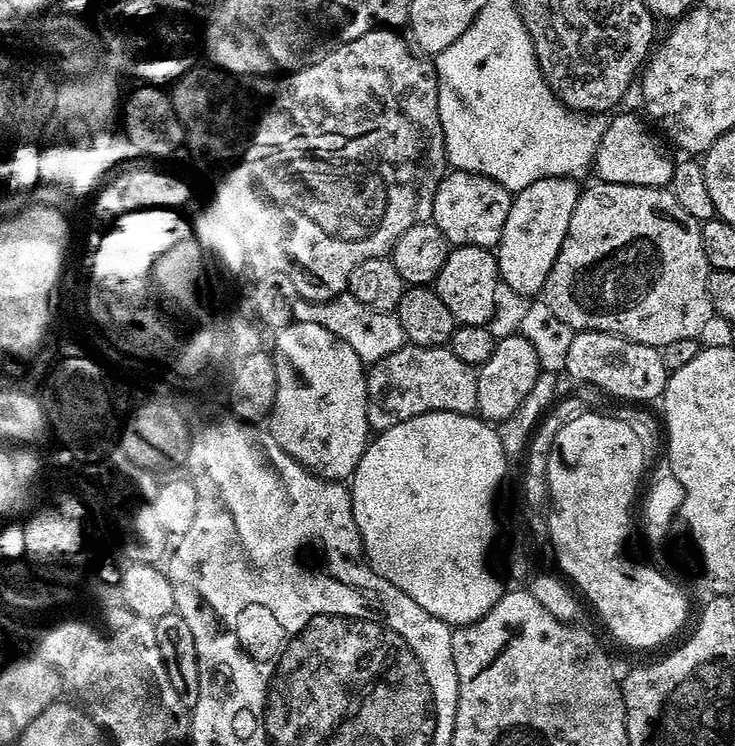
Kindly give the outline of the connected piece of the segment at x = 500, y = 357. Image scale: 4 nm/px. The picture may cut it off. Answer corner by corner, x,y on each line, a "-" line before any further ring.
521,334
501,335
494,346
494,354
479,365
476,381
478,382
478,402
476,412
489,422
499,422
510,418
537,391
542,380
542,369
534,346

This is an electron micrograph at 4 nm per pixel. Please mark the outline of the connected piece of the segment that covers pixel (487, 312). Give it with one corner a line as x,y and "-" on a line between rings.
461,244
449,251
442,270
436,275
434,287
438,298
446,302
450,314
454,314
457,325
491,325
496,312
496,291
501,291
500,268
496,265
496,253
482,246

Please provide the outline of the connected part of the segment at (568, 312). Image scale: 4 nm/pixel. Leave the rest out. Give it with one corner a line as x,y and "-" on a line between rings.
595,183
581,191
578,202
574,206
574,214
570,214
570,230
562,242
558,258
554,258
554,266
544,283
542,300
562,322
576,332
609,332
612,336
623,336
624,339
632,340
635,344
645,344
657,350
666,347
670,342
678,342
678,338
699,337
700,331
707,326
708,319
713,319
714,316
708,293
710,269
706,250
702,246
701,221
690,218
690,214
686,214
686,210
678,206
678,198
674,198
674,194
669,192
667,187

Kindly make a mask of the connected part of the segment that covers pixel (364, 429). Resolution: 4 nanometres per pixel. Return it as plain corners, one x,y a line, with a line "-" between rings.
295,321
287,324
284,328
279,329
275,333
276,341
270,345
272,353
272,361
276,367
276,377
278,378
278,390
274,398
274,406
272,407
272,415
266,421
267,431
272,433
274,442
278,442
278,446
282,446
282,450
286,450
286,454
290,454
290,458
294,458
301,466
308,469
315,476
321,476
323,480
334,480
344,482
355,472
358,462
362,458
364,449
368,446
370,439
370,429
368,426
368,378
366,375
366,364
360,360
355,350
343,341
342,338
336,337
330,330
324,329
314,322

